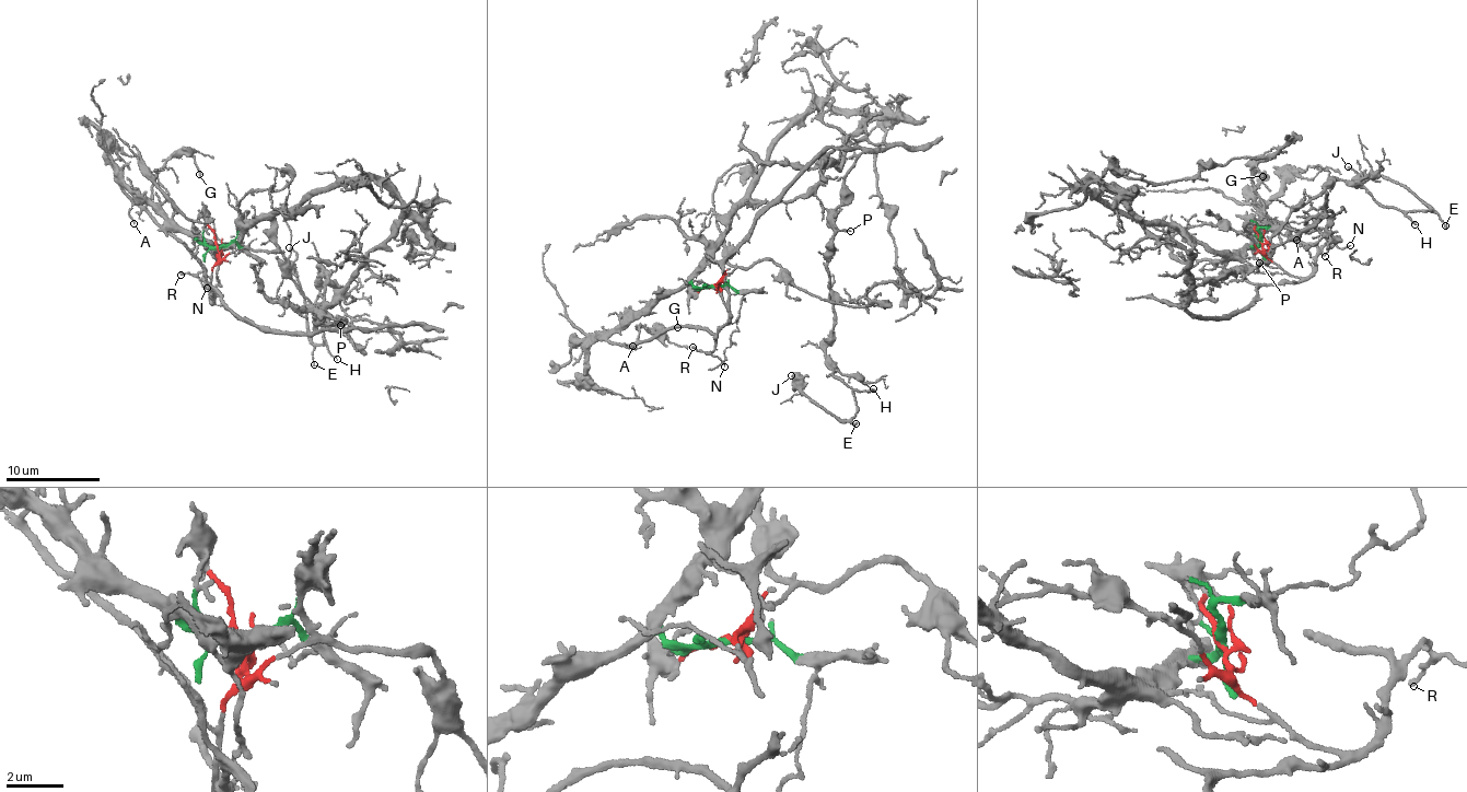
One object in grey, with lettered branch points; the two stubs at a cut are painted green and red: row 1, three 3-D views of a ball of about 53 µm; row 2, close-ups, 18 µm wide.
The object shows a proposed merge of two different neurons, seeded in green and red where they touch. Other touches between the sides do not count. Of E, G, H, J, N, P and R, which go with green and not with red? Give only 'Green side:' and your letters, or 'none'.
Green side: none

